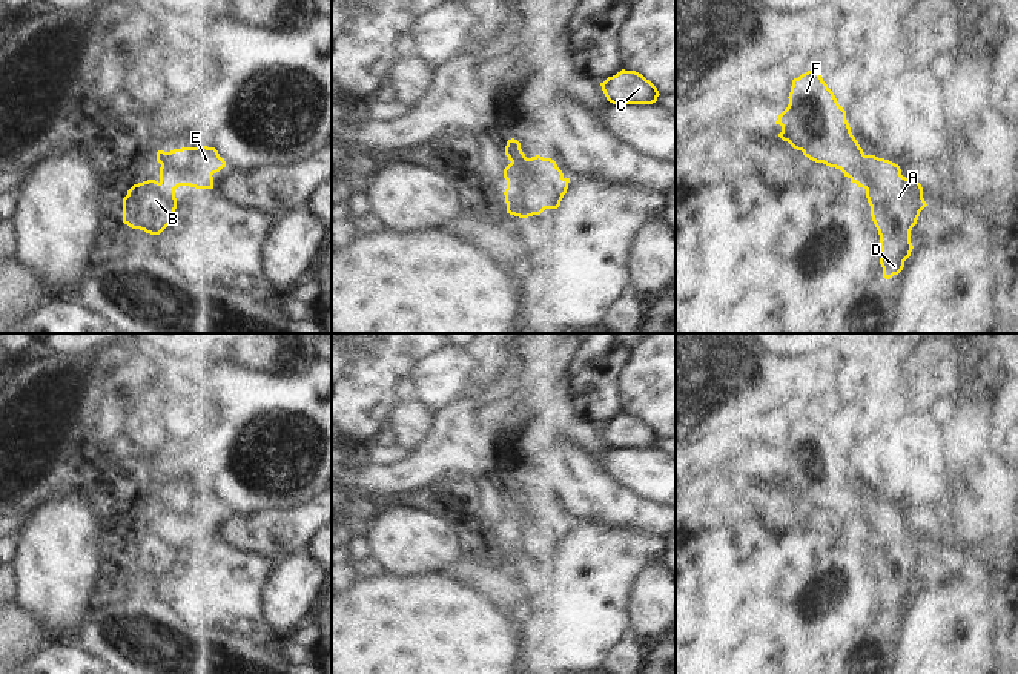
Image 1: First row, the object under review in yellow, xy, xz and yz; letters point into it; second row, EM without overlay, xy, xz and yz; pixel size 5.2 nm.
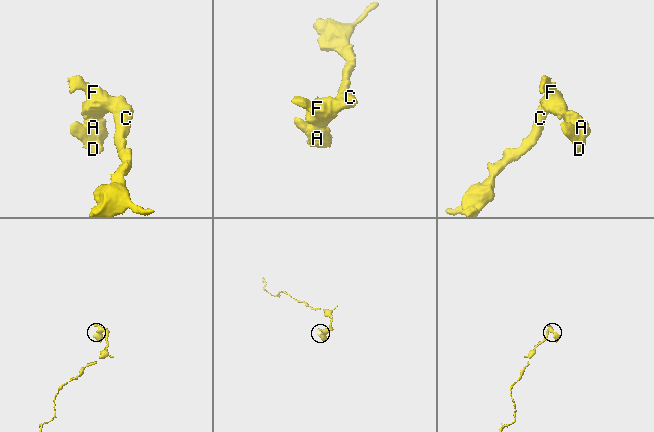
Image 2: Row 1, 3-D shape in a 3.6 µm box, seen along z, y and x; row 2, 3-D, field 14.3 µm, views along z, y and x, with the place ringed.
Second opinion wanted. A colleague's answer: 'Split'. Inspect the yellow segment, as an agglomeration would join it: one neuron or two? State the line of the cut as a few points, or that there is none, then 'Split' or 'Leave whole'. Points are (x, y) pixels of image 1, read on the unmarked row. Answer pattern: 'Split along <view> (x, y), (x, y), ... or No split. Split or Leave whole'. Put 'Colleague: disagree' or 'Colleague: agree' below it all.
No split. Leave whole.
Colleague: disagree

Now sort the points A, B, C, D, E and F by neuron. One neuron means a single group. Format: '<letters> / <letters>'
A B C D E F

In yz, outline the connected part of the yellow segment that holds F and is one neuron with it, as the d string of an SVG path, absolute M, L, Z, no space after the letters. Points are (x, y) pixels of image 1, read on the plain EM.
M811 413L794 422L788 442L788 451L775 465L782 470L778 481L802 494L809 504L840 513L851 527L866 534L871 560L880 579L883 622L889 623L898 619L914 593L911 574L917 568L920 556L927 550L921 528L903 520L898 508L863 496L851 476L846 454L823 425L820 413Z

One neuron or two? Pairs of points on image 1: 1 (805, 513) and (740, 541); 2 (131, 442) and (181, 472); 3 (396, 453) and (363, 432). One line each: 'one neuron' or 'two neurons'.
1: two neurons
2: two neurons
3: two neurons

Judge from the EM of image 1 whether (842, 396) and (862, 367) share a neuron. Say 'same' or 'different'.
same

